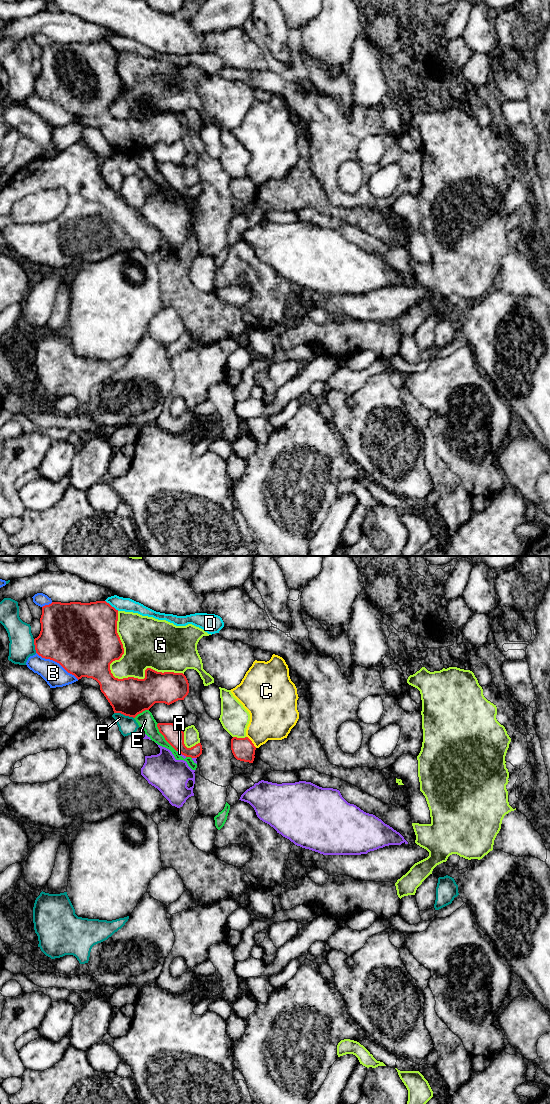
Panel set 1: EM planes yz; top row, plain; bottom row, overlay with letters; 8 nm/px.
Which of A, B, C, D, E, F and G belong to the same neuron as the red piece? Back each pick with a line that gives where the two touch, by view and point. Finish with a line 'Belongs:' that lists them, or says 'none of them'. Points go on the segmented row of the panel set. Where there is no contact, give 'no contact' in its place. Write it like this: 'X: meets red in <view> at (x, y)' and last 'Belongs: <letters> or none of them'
E: meets red in yz at (164, 737)
Belongs: E

